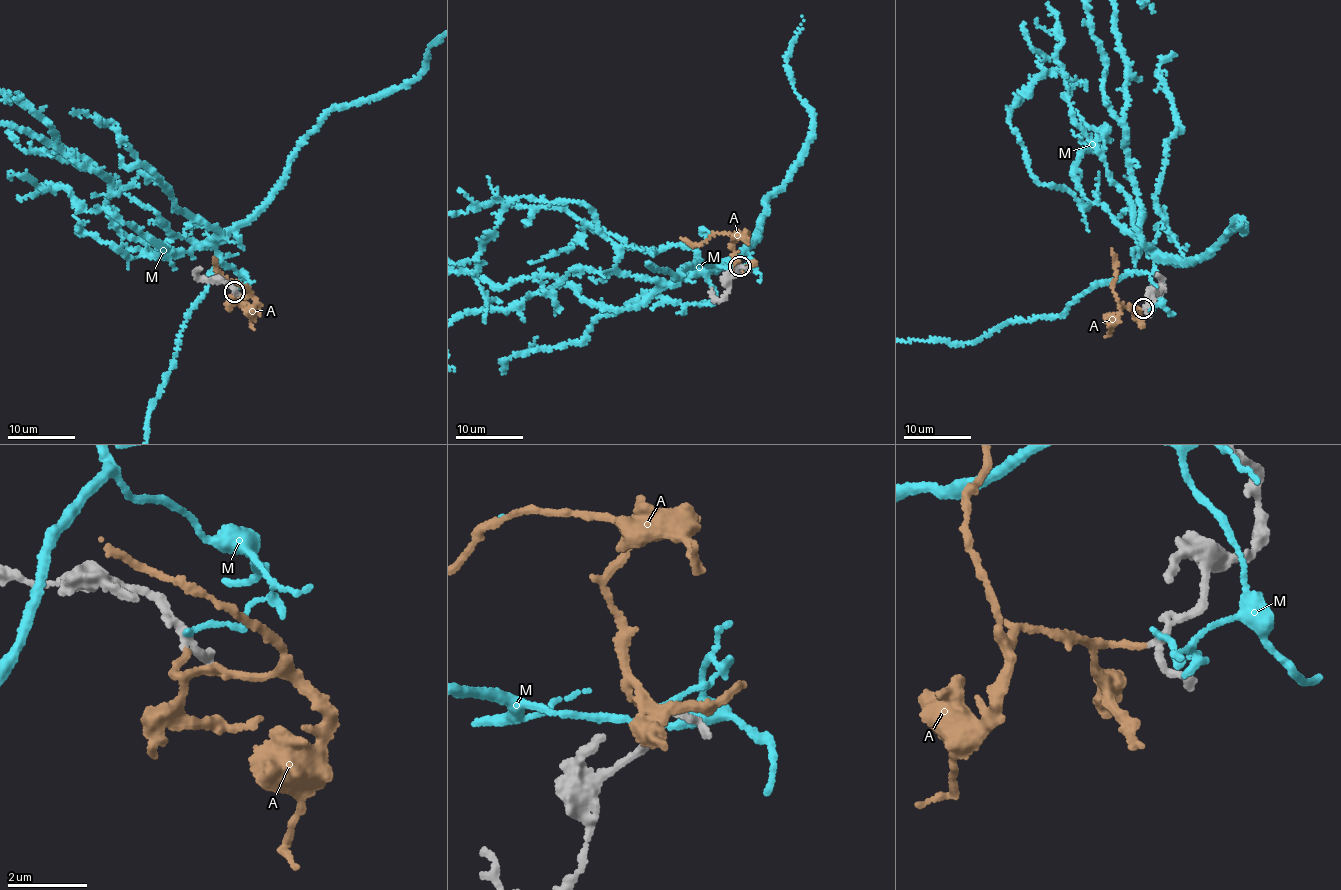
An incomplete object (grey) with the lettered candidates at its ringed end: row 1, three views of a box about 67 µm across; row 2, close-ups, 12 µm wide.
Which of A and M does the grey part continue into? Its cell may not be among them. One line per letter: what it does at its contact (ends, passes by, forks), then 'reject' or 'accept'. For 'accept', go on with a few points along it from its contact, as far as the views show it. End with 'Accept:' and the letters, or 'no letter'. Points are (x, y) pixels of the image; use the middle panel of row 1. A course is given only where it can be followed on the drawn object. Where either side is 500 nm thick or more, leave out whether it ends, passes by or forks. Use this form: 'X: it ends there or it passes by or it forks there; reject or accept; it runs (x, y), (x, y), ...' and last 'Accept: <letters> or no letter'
A: it ends there; accept; it runs (740, 266), (732, 244), (733, 234), (719, 232), (695, 244), (680, 239)
M: it ends there; reject
Accept: A

